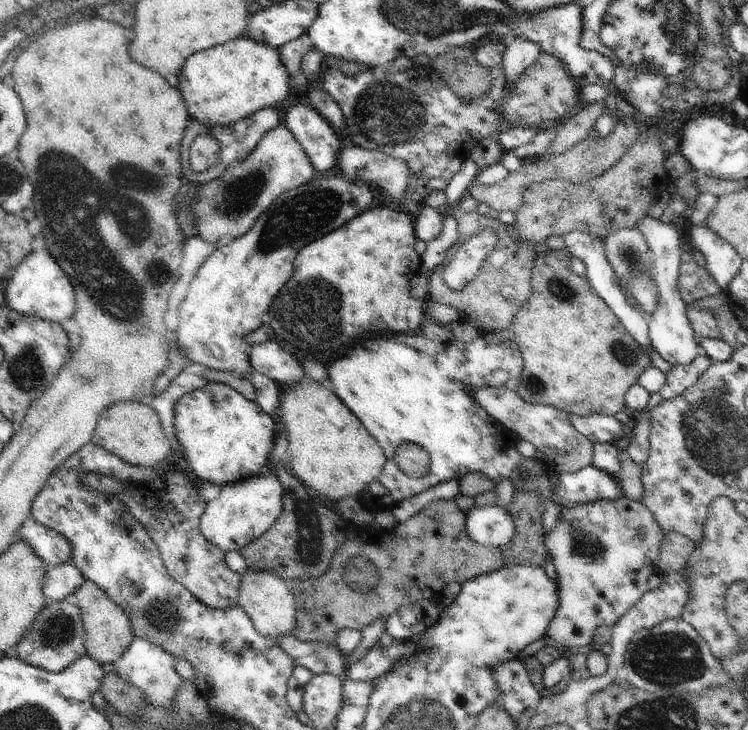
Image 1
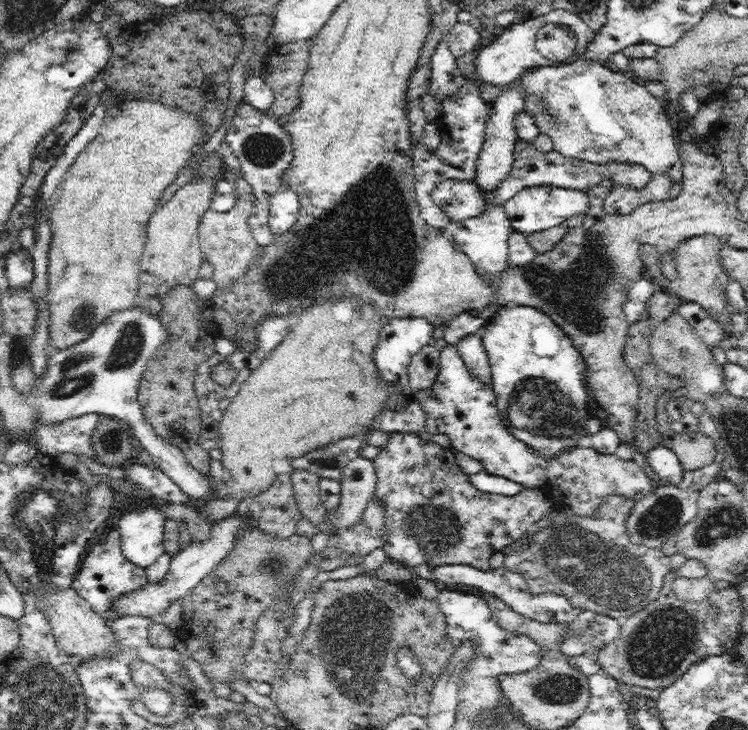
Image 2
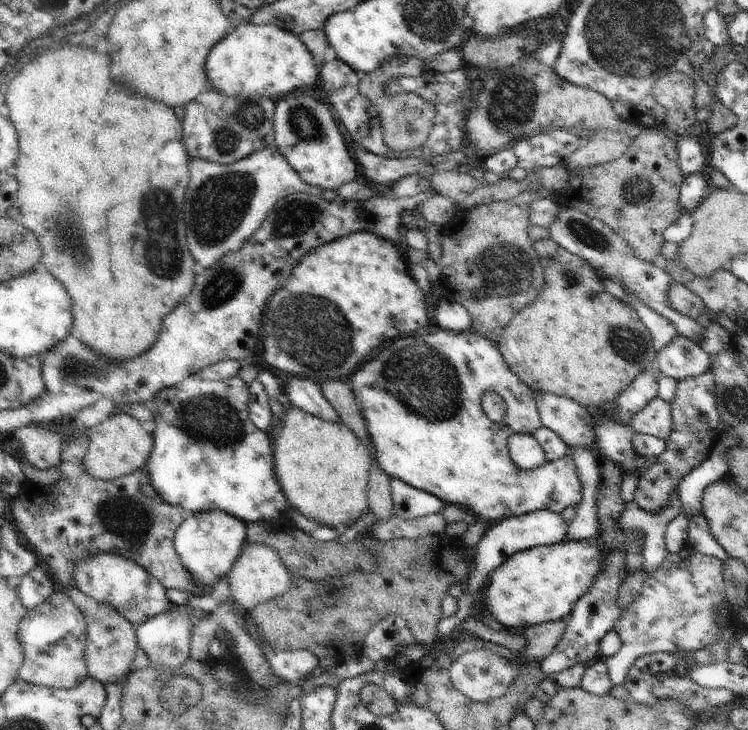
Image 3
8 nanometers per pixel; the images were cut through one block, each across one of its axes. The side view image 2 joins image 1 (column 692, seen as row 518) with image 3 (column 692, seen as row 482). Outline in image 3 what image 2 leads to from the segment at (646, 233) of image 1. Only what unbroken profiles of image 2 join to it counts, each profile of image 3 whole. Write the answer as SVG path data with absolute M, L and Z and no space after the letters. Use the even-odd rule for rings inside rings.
M684 335L674 337L656 354L654 362L662 376L677 381L711 370L711 355L698 342Z

